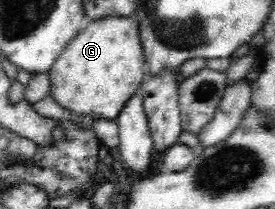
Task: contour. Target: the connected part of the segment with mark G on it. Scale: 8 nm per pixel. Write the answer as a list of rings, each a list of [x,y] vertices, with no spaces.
[[[104,16],[90,20],[50,69],[50,96],[74,115],[117,121],[126,101],[137,95],[148,74],[146,61],[136,17]]]

